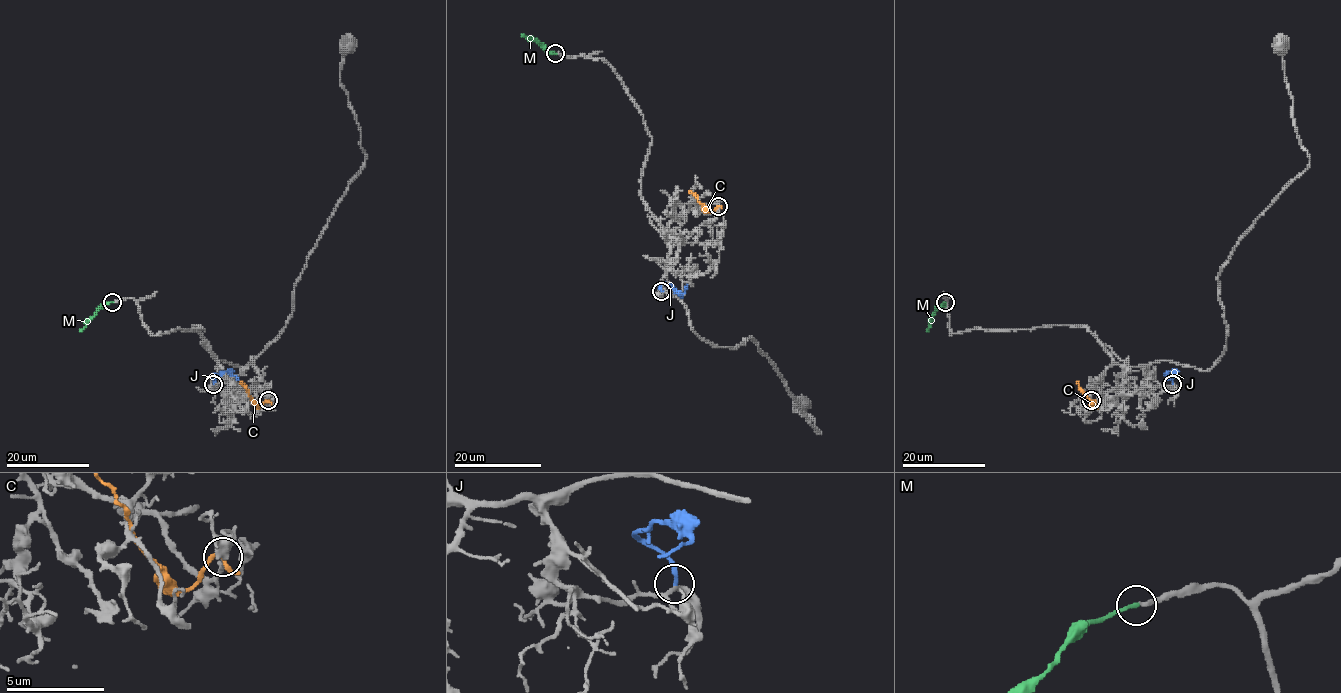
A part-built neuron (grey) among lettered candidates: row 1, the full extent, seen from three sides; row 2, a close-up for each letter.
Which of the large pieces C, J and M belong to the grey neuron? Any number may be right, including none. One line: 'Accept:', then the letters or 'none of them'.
Accept: M

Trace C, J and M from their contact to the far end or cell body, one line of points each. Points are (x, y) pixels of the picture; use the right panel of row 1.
C: (1091, 399), (1077, 382)
J: (1173, 384), (1164, 373), (1168, 370), (1176, 373), (1172, 378), (1165, 377)
M: (945, 302), (934, 312), (927, 332)

